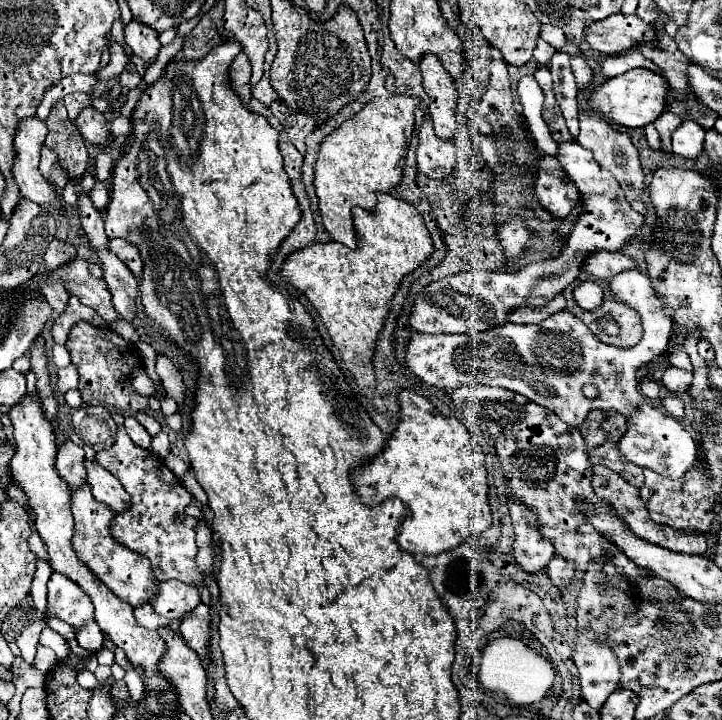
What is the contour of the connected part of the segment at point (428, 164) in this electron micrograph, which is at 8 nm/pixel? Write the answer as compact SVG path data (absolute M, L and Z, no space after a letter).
M429 116L423 118L417 146L417 166L429 178L447 178L455 168L457 146L453 140L437 138Z

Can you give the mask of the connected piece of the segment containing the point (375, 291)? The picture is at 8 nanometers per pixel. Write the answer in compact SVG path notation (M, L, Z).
M377 192L375 210L355 206L353 222L357 232L355 250L335 240L325 244L313 242L287 256L279 270L279 278L309 298L355 382L371 392L375 388L371 356L387 306L401 278L423 264L423 260L433 252L433 244L421 214L409 202L391 194Z

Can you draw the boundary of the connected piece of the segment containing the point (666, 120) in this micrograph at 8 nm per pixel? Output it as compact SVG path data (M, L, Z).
M663 112L657 120L655 120L655 128L661 134L661 150L665 154L671 154L671 134L675 132L675 128L681 124L681 118L673 112Z

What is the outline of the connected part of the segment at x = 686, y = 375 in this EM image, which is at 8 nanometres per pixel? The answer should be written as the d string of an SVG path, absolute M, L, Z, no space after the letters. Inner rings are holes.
M669 366L663 376L661 376L661 384L671 392L671 394L685 394L689 390L693 382L693 372L687 372L687 370L681 370L681 368L673 368Z

